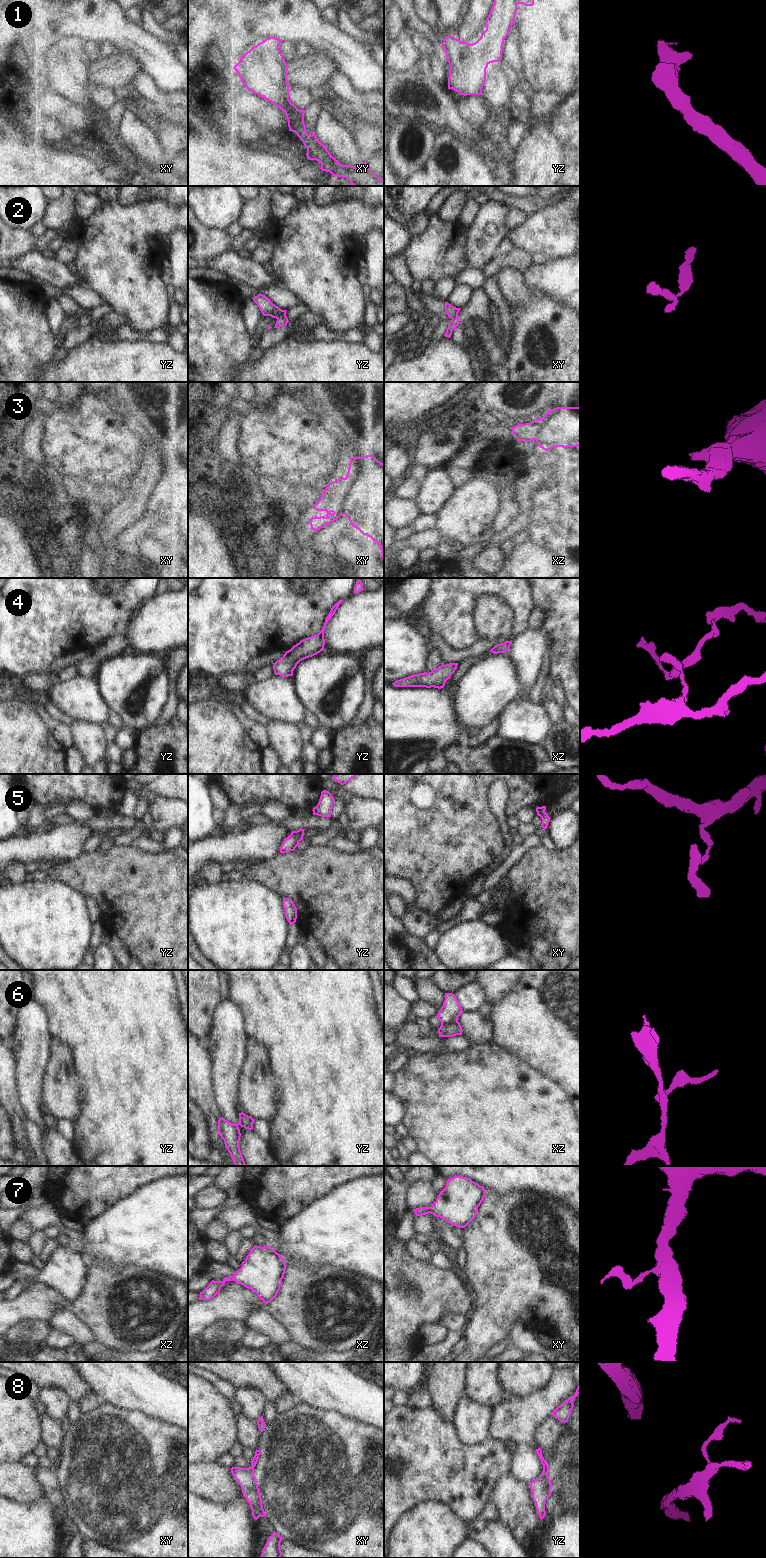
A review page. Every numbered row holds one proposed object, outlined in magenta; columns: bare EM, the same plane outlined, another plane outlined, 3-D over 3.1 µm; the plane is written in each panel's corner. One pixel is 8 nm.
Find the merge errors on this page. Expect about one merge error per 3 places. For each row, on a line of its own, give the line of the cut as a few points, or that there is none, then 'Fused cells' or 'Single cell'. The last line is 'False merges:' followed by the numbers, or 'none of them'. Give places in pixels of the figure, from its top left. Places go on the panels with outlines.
1: No split. Single cell
2: Split along yz (283, 310), (276, 318). Fused cells
3: Split along xy (346, 478), (346, 493), (343, 504), (344, 514). Fused cells
4: No split. Single cell
5: No split. Single cell
6: Split along xz (457, 1019), (449, 1024), (441, 1025). Fused cells
7: No split. Single cell
8: No split. Single cell
False merges: 2, 3, 6

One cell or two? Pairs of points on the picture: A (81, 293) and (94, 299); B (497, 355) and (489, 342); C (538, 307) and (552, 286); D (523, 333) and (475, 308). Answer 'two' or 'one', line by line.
A: one
B: one
C: two
D: two

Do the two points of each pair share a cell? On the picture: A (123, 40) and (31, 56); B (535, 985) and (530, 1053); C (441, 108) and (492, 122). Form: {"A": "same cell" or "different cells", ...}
{"A": "same cell", "B": "same cell", "C": "different cells"}

